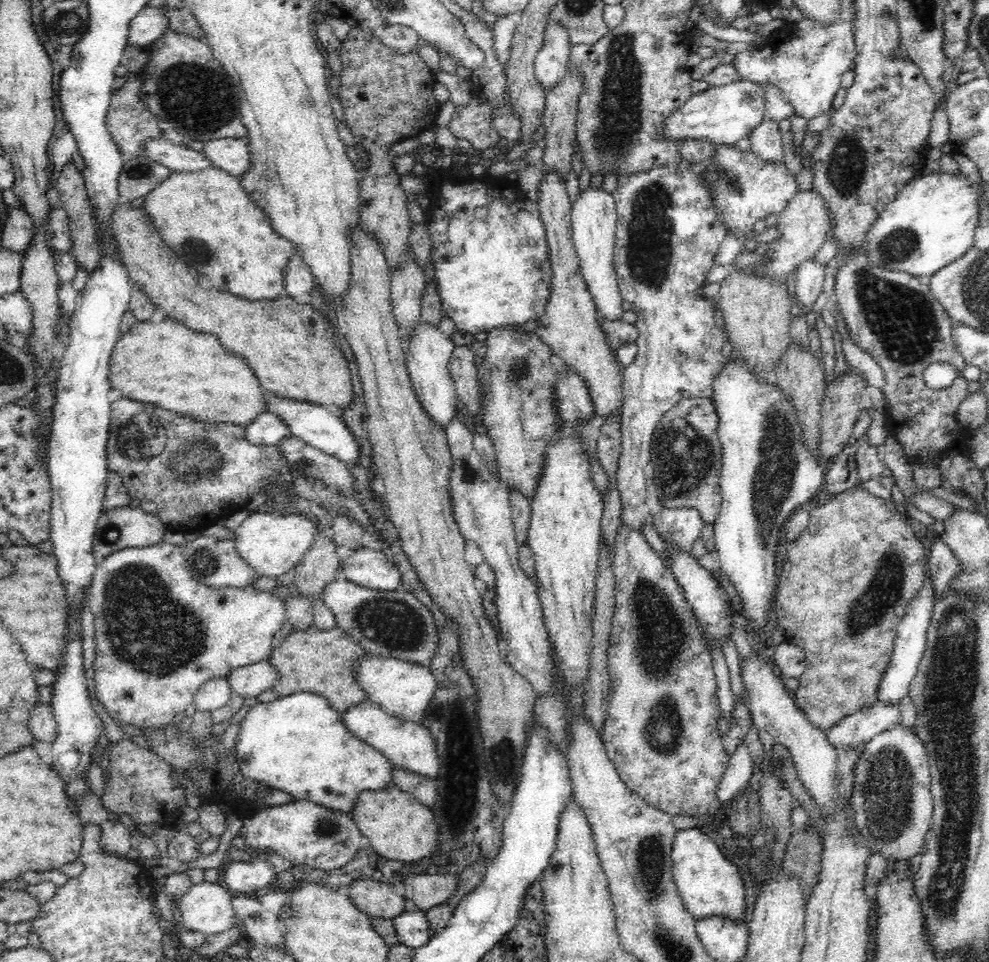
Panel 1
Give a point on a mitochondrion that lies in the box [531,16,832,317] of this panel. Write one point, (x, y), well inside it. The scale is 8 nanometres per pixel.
(617, 122)

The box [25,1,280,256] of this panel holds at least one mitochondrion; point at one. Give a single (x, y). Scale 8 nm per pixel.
(200, 96)

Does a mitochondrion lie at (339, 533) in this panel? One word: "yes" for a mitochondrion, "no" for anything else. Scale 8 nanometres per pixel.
no

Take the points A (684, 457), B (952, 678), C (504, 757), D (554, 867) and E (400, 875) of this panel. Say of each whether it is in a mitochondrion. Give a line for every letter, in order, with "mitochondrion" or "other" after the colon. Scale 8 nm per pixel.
A: mitochondrion
B: mitochondrion
C: mitochondrion
D: other
E: other

